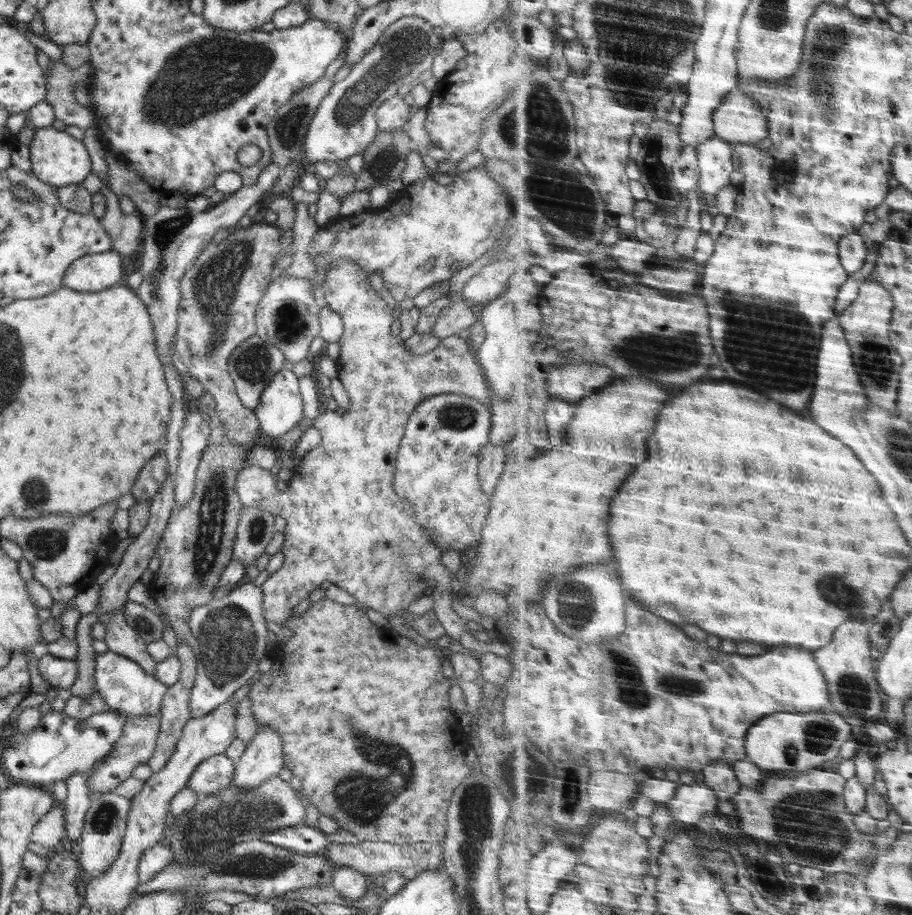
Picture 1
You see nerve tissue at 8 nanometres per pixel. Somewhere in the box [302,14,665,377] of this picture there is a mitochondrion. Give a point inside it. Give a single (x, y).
(405, 51)

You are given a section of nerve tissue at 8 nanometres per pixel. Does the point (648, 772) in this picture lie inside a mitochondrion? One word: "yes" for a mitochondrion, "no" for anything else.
no

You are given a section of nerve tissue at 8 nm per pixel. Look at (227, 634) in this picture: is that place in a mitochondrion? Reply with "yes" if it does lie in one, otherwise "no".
yes

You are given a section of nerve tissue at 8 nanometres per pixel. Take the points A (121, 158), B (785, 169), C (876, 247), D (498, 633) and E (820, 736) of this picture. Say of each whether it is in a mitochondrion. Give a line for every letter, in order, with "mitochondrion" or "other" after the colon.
A: other
B: mitochondrion
C: other
D: other
E: mitochondrion

